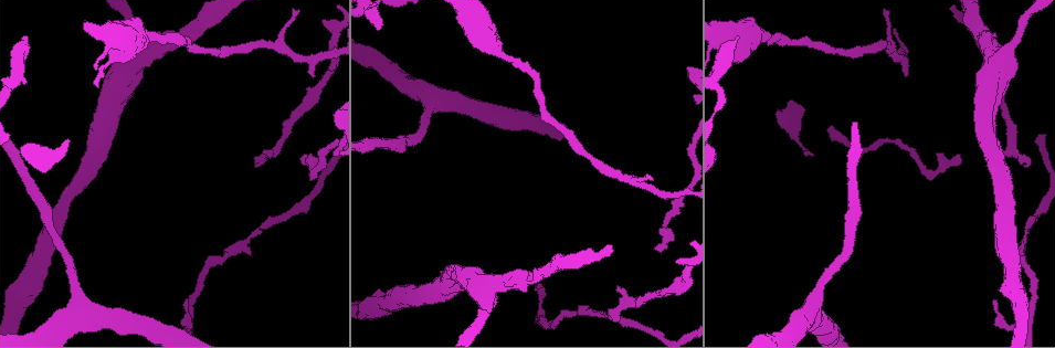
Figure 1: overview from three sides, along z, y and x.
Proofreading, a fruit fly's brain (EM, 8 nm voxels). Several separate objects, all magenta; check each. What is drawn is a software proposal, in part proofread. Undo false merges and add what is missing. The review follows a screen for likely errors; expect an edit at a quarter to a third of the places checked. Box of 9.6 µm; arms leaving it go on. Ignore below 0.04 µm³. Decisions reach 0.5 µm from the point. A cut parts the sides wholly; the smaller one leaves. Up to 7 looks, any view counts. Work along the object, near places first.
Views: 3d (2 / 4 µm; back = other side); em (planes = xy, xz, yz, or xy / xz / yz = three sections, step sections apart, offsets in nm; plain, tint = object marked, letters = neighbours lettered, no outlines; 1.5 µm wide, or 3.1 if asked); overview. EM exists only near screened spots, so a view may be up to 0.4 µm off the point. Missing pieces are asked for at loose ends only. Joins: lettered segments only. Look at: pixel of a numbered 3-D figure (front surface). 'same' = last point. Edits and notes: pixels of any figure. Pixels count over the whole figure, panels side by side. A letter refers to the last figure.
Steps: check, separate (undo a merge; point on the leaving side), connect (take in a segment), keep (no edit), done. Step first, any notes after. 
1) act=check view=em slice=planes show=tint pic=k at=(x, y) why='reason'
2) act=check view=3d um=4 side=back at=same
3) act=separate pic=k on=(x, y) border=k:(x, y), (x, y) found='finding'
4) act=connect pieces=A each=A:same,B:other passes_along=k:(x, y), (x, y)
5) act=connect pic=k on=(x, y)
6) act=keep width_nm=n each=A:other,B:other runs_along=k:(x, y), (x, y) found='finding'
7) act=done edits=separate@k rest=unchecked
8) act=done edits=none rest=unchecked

act=check view=3d um=2 pic=1 at=(675, 261) why='free end'

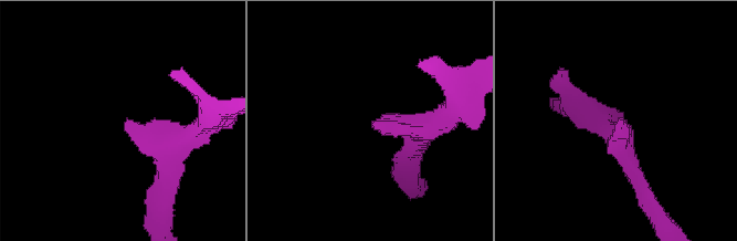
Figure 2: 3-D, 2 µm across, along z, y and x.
act=check view=em slice=planes show=letters pic=2 at=(374, 126) arm_widths_nm=170,240

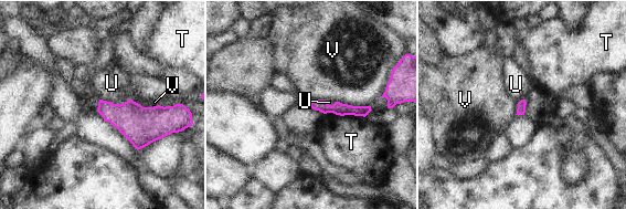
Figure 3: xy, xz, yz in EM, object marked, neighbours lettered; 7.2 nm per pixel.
act=keep each=T:other,U:other,V:other runs_along=3:(312, 105), (341, 110), (368, 108) found='no lettered segment goes on from it'

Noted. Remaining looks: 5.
act=check view=em slice=xz step=8 show=tint pic=1 at=(957, 156) why='an open end'

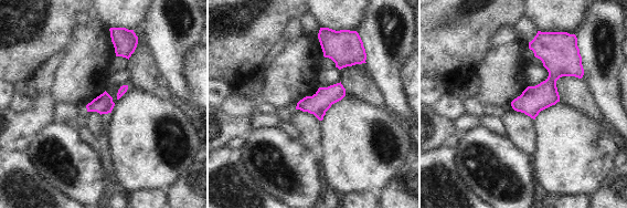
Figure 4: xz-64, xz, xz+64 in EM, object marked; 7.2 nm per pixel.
act=check view=em slice=planes show=letters at=same

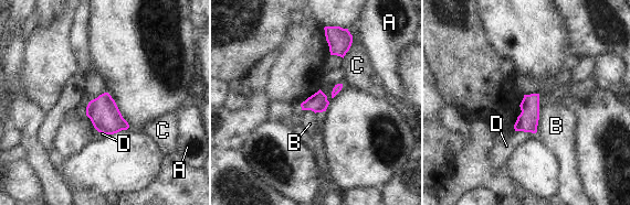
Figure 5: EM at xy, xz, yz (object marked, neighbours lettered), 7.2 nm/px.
act=keep width_nm=140 each=A:other,B:other,C:other,D:other border=5:(539, 94), (539, 119), (535, 132) found='no lettered segment goes on from it'

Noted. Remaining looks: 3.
act=check view=3d um=2 pic=1 at=(380, 29) why='long arm stops here'

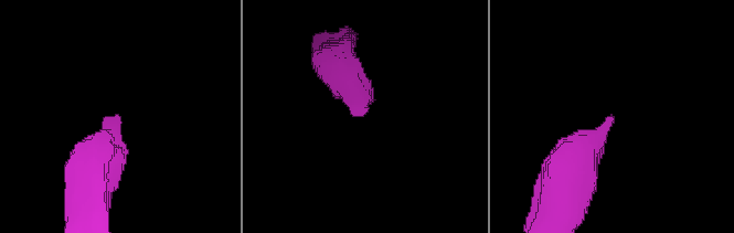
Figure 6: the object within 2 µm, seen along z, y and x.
act=check view=em slice=xz step=4 show=letters pic=6 at=(362, 113) why='need the tissue'

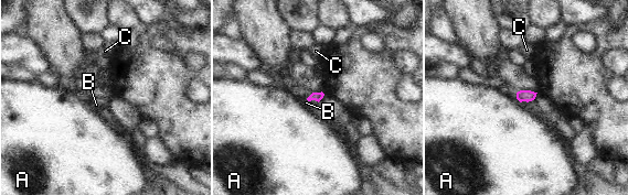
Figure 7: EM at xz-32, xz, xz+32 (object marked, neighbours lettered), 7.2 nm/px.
act=check view=em slice=yz step=4 show=letters at=same

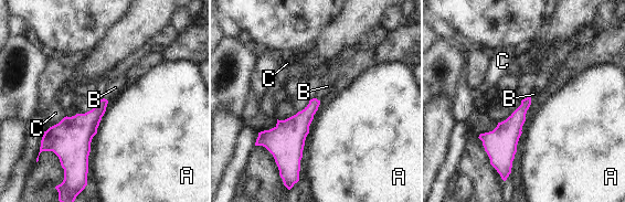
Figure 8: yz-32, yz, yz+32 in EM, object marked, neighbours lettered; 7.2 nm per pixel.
act=connect pieces=B each=A:other,B:same,C:other found='it goes on there'

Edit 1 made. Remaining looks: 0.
act=done edits=connect@8 rest=unchecked

